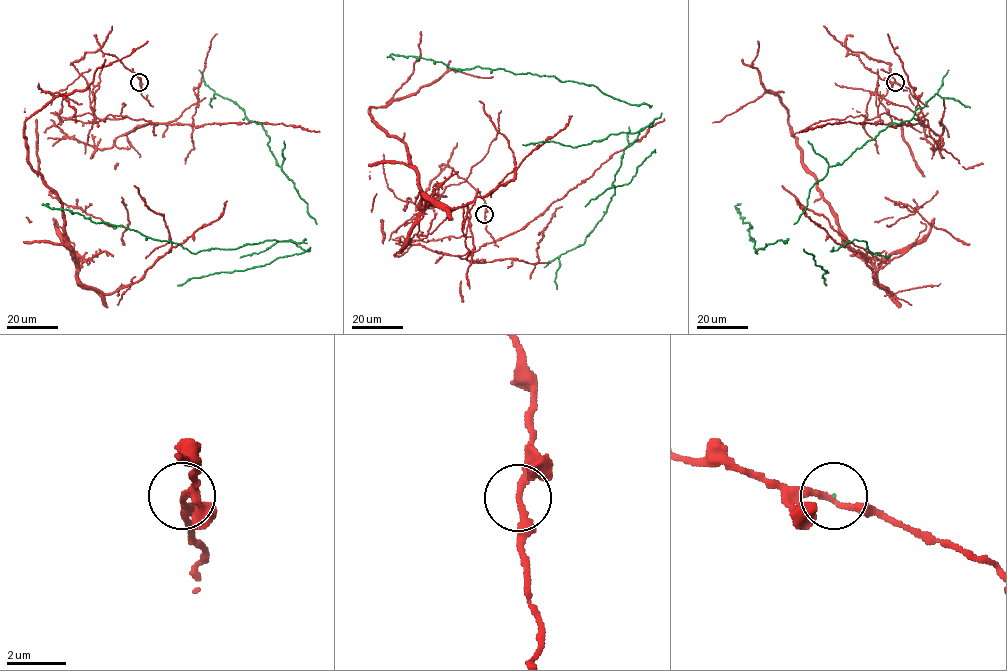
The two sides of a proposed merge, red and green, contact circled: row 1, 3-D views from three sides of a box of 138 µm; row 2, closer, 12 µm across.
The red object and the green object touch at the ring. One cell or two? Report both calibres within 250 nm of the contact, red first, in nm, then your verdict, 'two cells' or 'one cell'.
200 nm thick on the red side, 40 nm on the other; two cells

